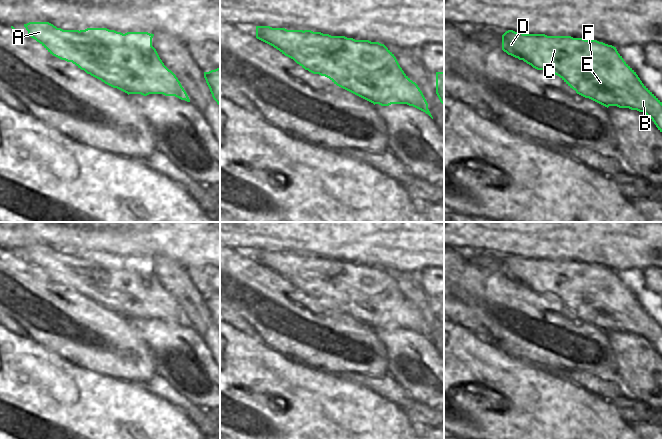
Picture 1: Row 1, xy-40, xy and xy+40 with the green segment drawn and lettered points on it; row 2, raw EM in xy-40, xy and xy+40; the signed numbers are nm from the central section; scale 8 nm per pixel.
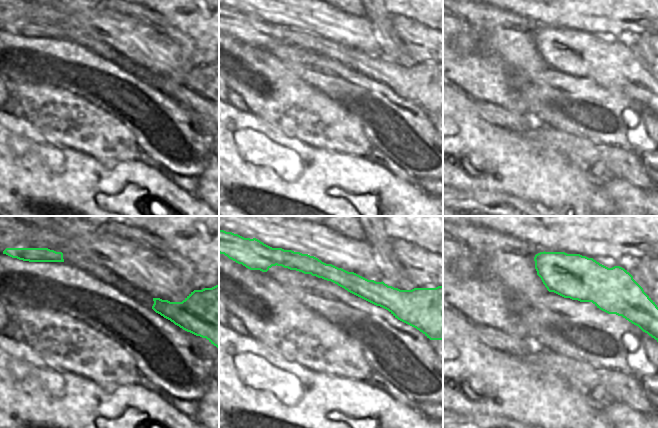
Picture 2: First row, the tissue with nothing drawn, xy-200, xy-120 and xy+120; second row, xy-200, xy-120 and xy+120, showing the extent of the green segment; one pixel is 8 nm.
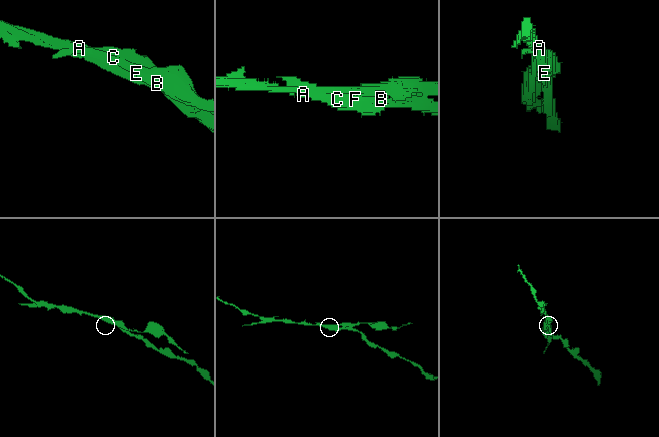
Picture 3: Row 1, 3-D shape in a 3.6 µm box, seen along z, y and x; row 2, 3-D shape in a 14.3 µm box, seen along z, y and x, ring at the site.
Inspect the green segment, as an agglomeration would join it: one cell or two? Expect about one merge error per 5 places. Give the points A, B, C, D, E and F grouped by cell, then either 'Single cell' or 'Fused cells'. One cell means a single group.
Groups: A D / B C E F. Fused cells.

